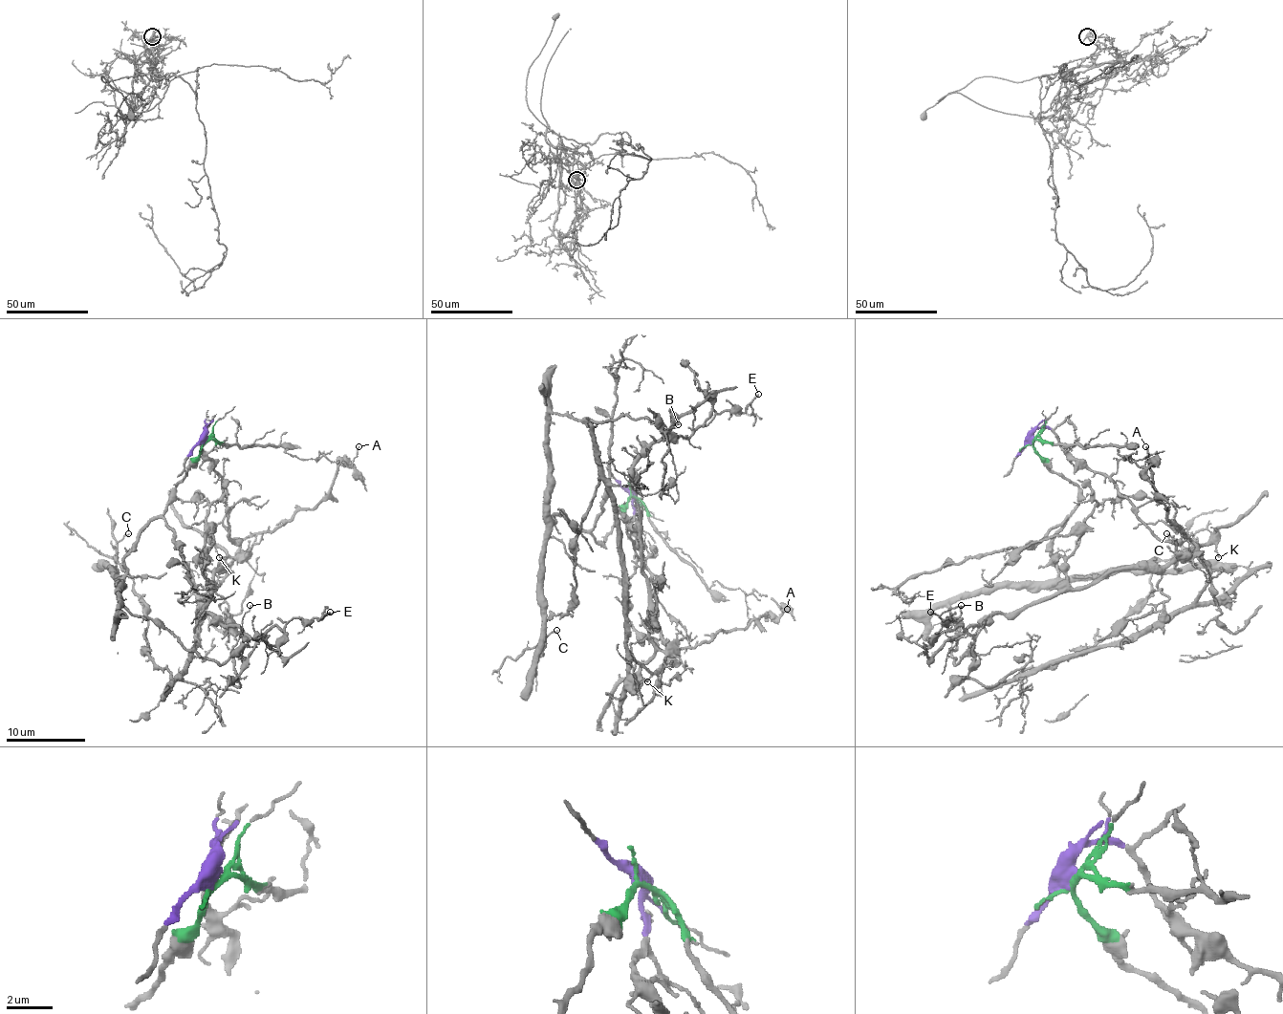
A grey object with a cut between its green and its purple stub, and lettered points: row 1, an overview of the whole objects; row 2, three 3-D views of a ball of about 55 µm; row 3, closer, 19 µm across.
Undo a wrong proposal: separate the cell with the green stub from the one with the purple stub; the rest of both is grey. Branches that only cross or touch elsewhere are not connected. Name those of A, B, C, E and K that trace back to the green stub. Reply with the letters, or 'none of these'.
C

